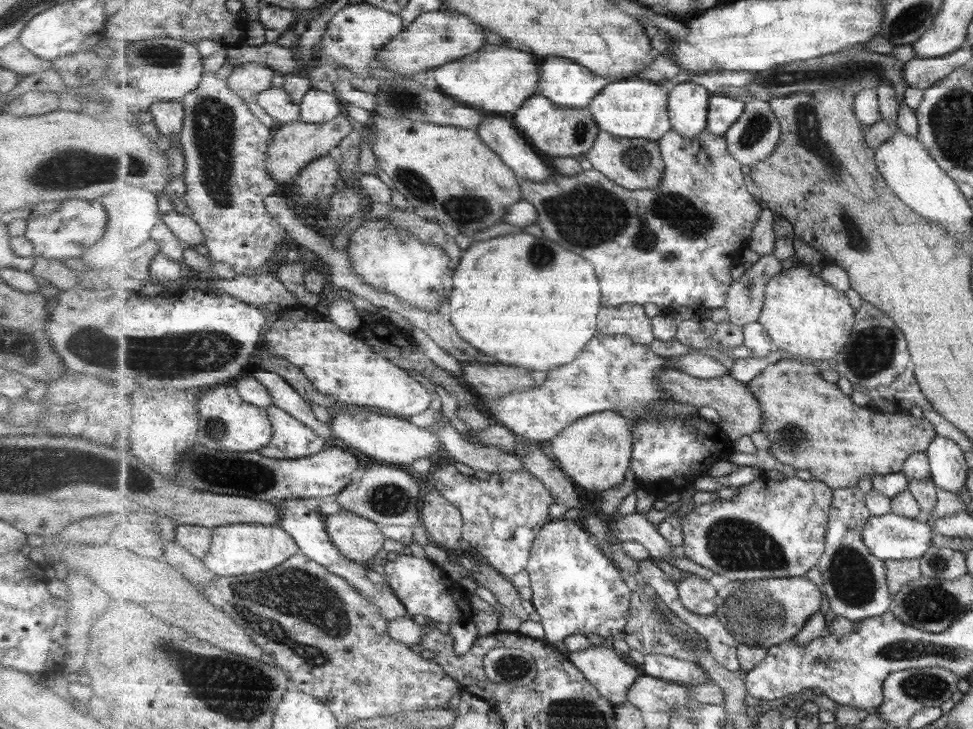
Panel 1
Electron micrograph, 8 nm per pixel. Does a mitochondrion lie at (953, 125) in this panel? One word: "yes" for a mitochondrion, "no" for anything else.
yes

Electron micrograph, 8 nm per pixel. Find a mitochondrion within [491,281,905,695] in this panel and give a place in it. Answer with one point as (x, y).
(763, 612)

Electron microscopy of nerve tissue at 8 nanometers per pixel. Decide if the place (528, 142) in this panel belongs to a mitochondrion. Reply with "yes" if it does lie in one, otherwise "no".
no

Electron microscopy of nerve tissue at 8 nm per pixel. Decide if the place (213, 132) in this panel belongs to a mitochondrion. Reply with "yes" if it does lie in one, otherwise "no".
yes

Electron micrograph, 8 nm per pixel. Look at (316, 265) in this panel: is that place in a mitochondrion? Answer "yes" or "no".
no

